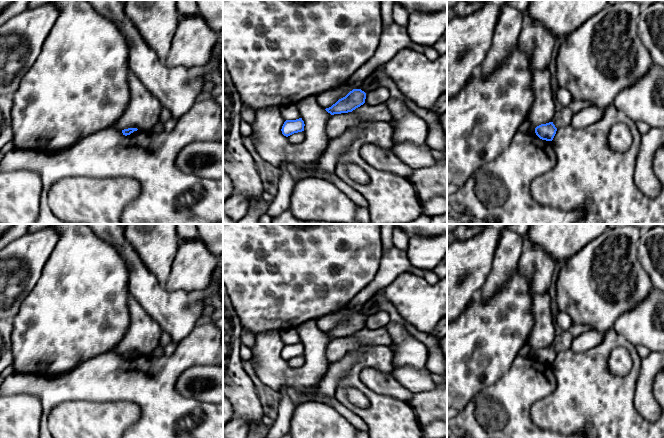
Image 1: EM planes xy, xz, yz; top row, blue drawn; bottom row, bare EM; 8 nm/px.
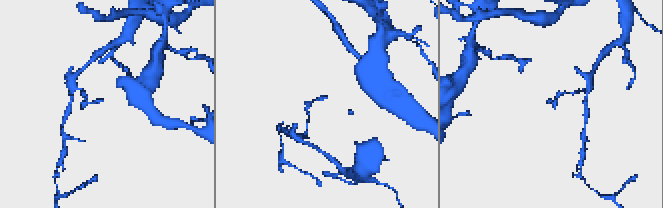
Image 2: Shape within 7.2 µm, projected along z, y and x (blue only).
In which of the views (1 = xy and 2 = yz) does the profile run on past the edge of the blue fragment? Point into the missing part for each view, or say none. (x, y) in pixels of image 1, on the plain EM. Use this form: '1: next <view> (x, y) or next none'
1: next none
2: next none

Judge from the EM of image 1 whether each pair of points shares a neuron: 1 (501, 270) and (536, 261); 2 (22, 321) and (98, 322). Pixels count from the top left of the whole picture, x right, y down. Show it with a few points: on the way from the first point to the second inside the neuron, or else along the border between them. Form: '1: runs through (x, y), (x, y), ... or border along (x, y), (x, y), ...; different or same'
1: runs through (510, 261), (527, 260); same
2: runs through (41, 321), (79, 321); same

